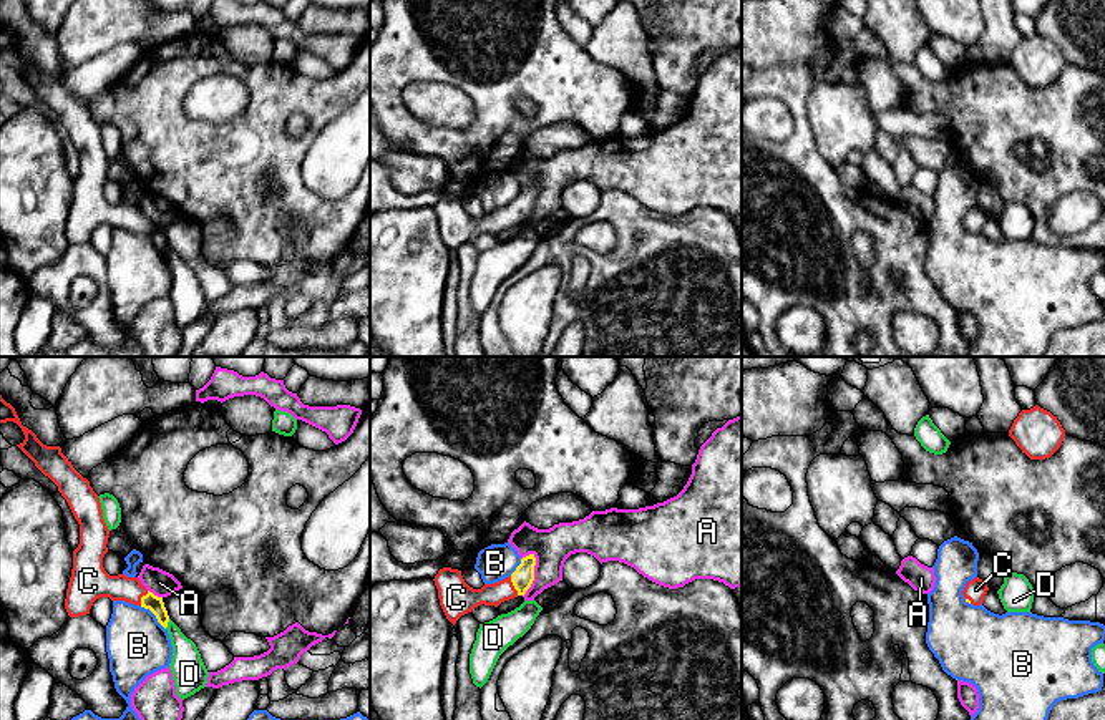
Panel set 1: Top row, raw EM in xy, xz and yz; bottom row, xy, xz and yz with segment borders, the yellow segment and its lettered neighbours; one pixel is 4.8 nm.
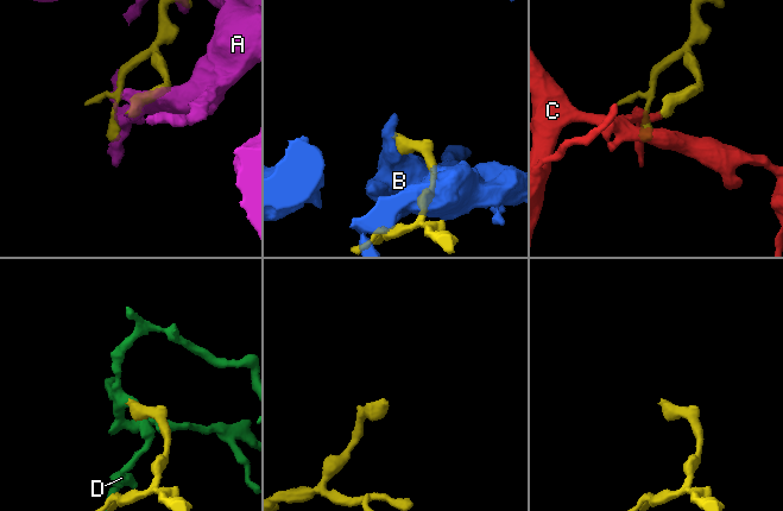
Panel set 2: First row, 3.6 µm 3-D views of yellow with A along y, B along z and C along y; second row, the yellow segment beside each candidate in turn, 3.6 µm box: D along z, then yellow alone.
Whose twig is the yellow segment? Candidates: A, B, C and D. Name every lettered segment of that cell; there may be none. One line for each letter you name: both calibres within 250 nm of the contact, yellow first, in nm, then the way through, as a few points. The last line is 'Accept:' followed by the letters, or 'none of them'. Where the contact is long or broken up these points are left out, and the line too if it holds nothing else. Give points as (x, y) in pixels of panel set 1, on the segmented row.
C: 100/120 nm | across xz (523, 576), (515, 586), (495, 594), (465, 599)
Accept: C

